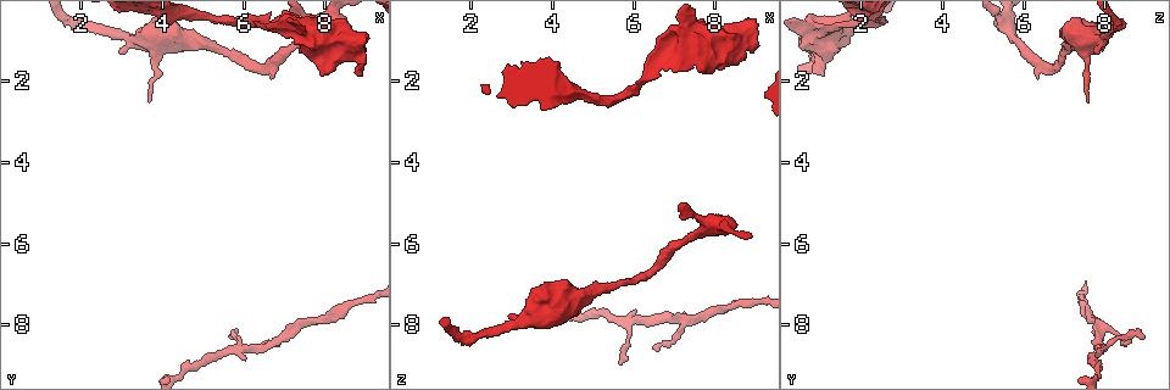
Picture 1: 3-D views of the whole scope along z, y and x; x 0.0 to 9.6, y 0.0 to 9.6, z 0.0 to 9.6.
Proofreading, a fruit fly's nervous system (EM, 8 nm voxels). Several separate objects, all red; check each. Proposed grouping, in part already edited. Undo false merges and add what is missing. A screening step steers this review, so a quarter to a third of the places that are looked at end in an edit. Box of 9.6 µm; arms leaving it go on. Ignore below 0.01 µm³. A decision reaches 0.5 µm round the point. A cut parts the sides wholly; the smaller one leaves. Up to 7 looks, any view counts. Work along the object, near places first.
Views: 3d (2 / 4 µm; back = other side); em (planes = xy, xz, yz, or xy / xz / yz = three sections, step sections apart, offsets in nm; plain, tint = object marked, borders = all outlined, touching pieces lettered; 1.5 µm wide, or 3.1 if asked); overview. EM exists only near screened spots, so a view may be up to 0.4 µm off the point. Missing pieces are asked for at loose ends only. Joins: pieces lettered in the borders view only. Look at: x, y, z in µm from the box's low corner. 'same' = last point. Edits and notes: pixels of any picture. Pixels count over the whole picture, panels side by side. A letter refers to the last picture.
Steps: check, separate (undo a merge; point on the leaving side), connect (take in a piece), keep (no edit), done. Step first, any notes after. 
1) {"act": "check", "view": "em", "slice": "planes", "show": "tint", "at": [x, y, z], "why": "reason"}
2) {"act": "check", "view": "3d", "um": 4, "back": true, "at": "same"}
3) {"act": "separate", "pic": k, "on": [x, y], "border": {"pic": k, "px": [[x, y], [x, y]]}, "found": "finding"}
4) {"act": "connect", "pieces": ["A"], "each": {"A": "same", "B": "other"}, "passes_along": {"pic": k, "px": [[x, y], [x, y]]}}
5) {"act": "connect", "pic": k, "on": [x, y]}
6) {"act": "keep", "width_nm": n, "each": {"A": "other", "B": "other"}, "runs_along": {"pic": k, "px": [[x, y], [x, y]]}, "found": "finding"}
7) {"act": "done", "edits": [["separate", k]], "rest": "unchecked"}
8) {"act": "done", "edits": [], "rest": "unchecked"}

{"act": "check", "view": "3d", "um": 4, "at": [3.65, 2.55, 7.60], "why": "tapers out"}

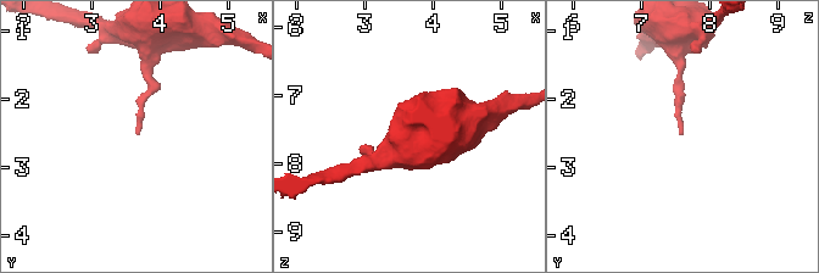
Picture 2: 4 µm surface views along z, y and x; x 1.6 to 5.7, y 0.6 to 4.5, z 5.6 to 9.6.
{"act": "check", "view": "em", "slice": "yz", "step": 4, "show": "borders", "at": [3.70, 2.50, 7.60], "why": "now the EM"}

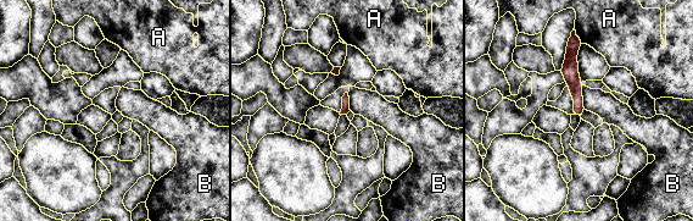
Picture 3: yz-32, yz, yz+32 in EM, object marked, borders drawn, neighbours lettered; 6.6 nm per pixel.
{"act": "keep", "each": {"A": "other", "B": "other"}, "found": "no lettered piece goes on from it"}

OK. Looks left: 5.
{"act": "check", "view": "3d", "um": 2, "at": [8.90, 1.65, 0.80], "why": "abrupt turn"}

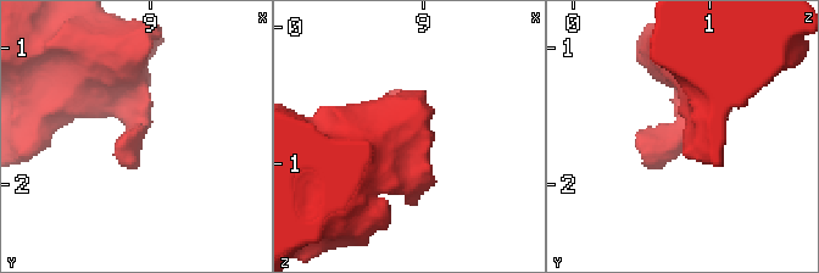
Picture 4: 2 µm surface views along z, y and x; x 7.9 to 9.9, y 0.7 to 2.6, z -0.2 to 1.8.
{"act": "check", "view": "em", "slice": "xy", "step": 4, "show": "tint", "at": "same"}

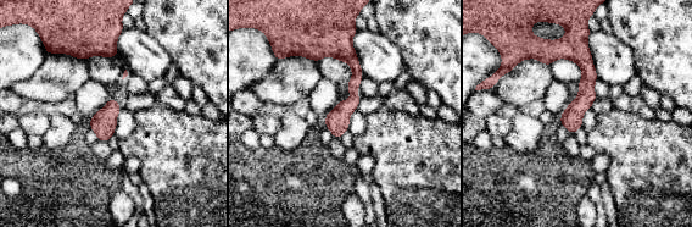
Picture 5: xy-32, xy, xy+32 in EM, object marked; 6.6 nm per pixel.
{"act": "check", "view": "em", "slice": "planes", "show": "borders", "at": "same", "why": "cut it another way"}

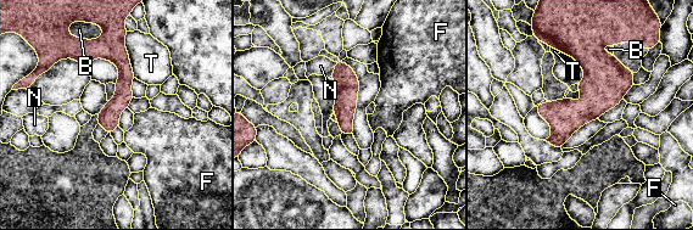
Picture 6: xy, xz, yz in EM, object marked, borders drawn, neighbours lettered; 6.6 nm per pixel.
{"act": "keep", "each": {"B": "other", "F": "other", "N": "other", "T": "other"}, "border": {"pic": 6, "px": [[127, 32], [124, 46], [134, 77]]}, "found": "one neuron here"}

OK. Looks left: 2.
{"act": "check", "view": "em", "slice": "planes", "show": "borders", "at": [6.40, 8.45, 8.55], "why": "thin end"}

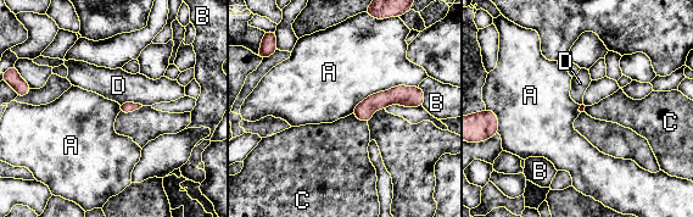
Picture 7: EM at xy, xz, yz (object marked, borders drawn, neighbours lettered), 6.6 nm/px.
{"act": "keep", "each": {"A": "other", "B": "other", "C": "other", "D": "other"}, "runs_along": {"pic": 7, "px": [[415, 90], [374, 101], [357, 112]]}, "found": "none of them fits"}

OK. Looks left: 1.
{"act": "done", "edits": [], "rest": "unchecked"}

